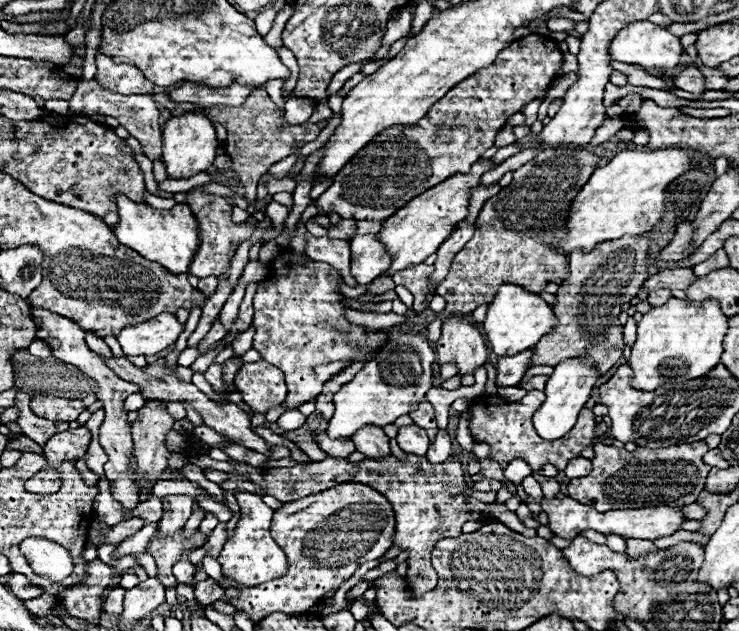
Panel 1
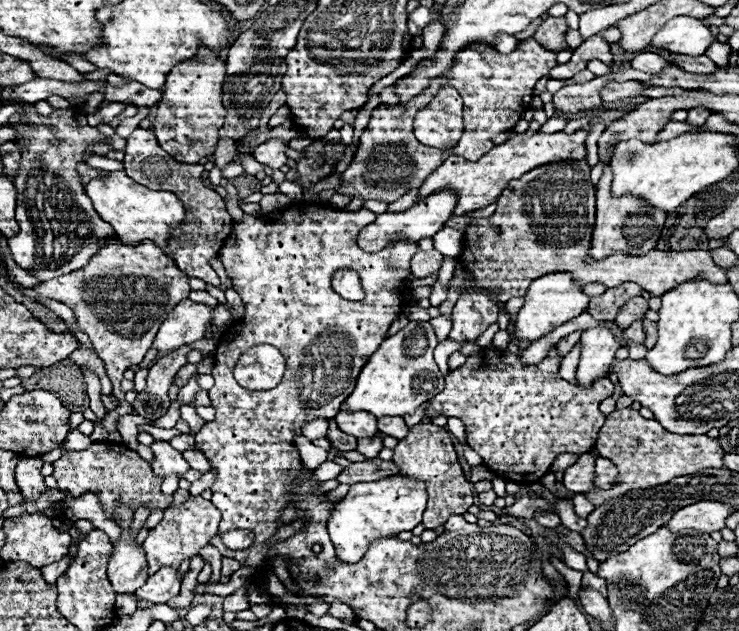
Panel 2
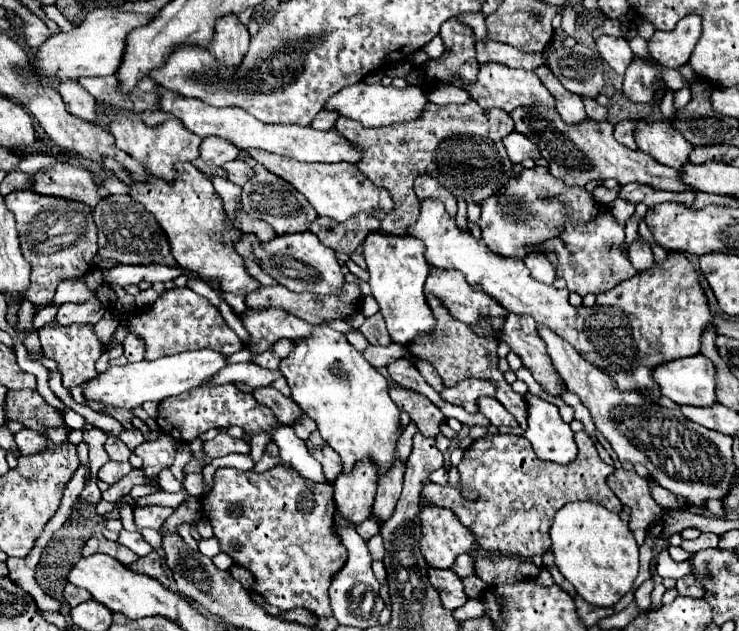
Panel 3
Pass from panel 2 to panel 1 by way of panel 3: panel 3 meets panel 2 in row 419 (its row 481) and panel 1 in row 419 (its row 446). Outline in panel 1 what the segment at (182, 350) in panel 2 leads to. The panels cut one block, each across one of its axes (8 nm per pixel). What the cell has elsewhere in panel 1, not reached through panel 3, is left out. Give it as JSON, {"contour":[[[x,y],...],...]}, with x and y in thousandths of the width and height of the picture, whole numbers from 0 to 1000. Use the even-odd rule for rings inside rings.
{"contour":[[[206,634],[187,650],[187,666],[179,672],[179,694],[189,777],[198,761],[208,767],[227,742],[230,713],[225,710],[225,688],[233,681],[233,672],[235,662],[227,656],[225,640],[217,640],[214,634]]]}

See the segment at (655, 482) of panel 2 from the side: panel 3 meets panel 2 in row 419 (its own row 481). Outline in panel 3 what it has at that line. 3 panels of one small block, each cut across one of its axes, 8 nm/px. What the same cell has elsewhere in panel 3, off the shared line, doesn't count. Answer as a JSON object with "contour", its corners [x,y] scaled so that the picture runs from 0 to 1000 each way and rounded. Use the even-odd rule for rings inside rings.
{"contour":[[[831,745],[820,767],[828,773],[828,780],[836,786],[836,792],[853,805],[853,840],[863,862],[871,859],[877,830],[885,824],[899,821],[899,805],[893,805],[877,777],[877,764],[866,758],[861,748],[844,748]]]}

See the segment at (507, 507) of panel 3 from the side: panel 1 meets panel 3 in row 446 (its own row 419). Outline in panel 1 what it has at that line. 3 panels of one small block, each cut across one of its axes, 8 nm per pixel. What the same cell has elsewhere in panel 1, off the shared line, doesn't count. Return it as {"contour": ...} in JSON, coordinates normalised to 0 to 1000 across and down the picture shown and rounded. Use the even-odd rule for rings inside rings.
{"contour":[[[717,618],[717,621],[712,621],[712,628],[706,634],[698,634],[698,637],[687,637],[685,631],[677,631],[674,624],[668,624],[668,628],[650,624],[633,643],[636,691],[641,694],[641,700],[655,700],[663,707],[663,729],[674,732],[679,745],[693,729],[709,729],[720,745],[731,745],[736,735],[750,735],[750,739],[755,739],[755,745],[763,745],[769,729],[785,723],[790,710],[804,707],[806,659],[801,656],[801,650],[788,647],[774,685],[769,685],[766,691],[760,691],[758,697],[750,697],[750,700],[733,697],[731,691],[725,691],[725,681],[720,678],[720,653],[725,653],[725,647],[731,647],[733,637],[736,637],[736,621],[731,621],[731,618]]]}

